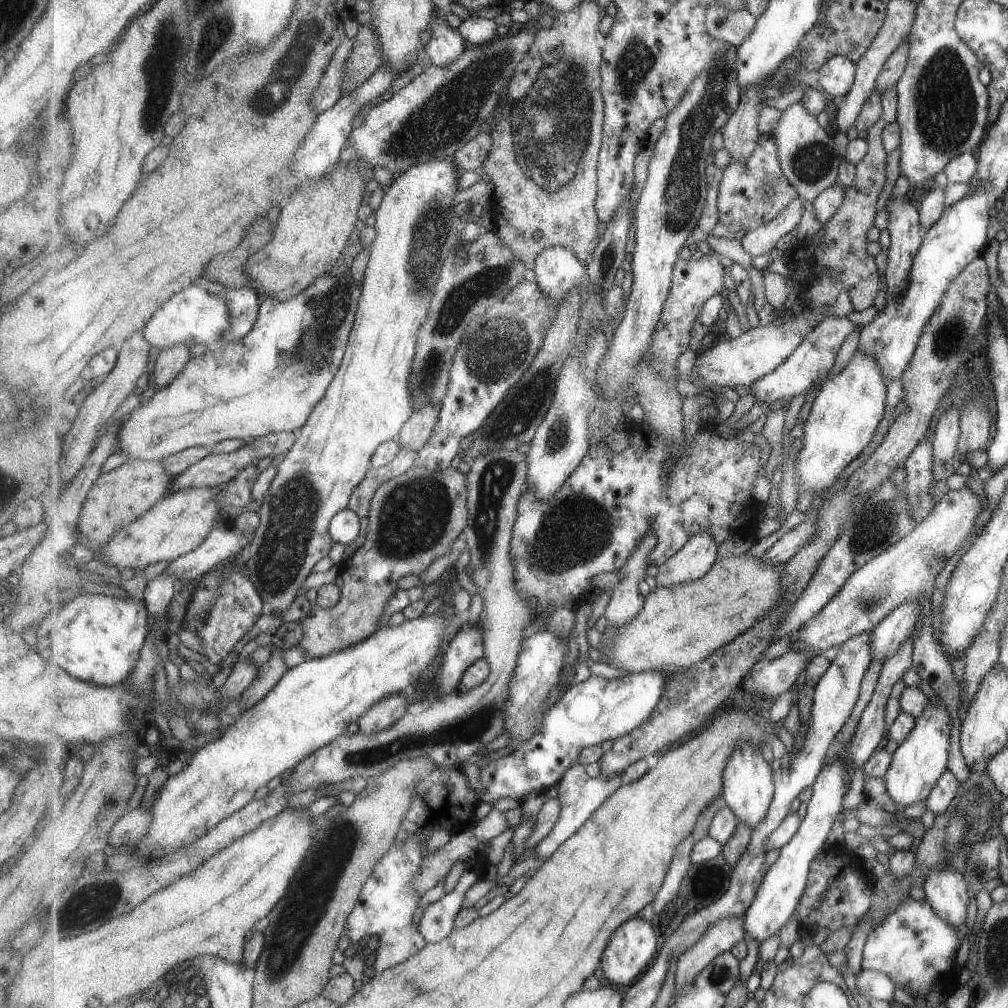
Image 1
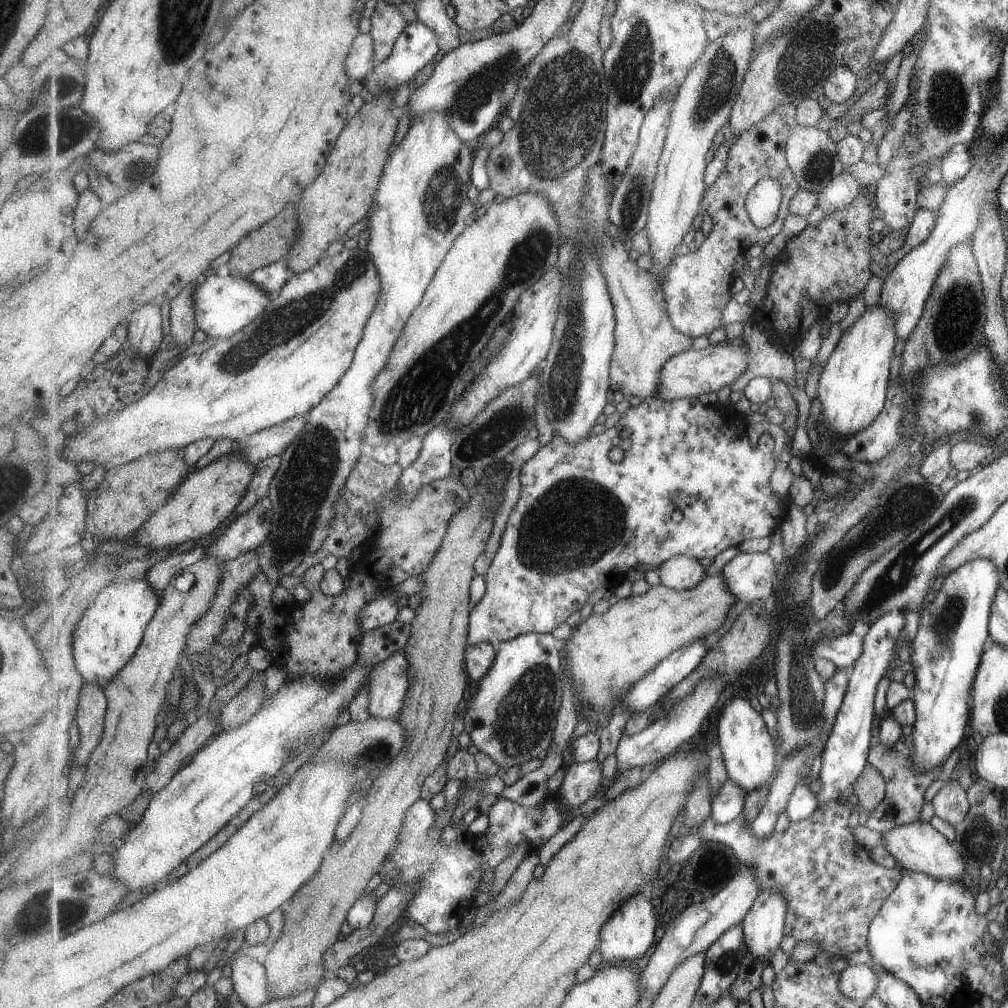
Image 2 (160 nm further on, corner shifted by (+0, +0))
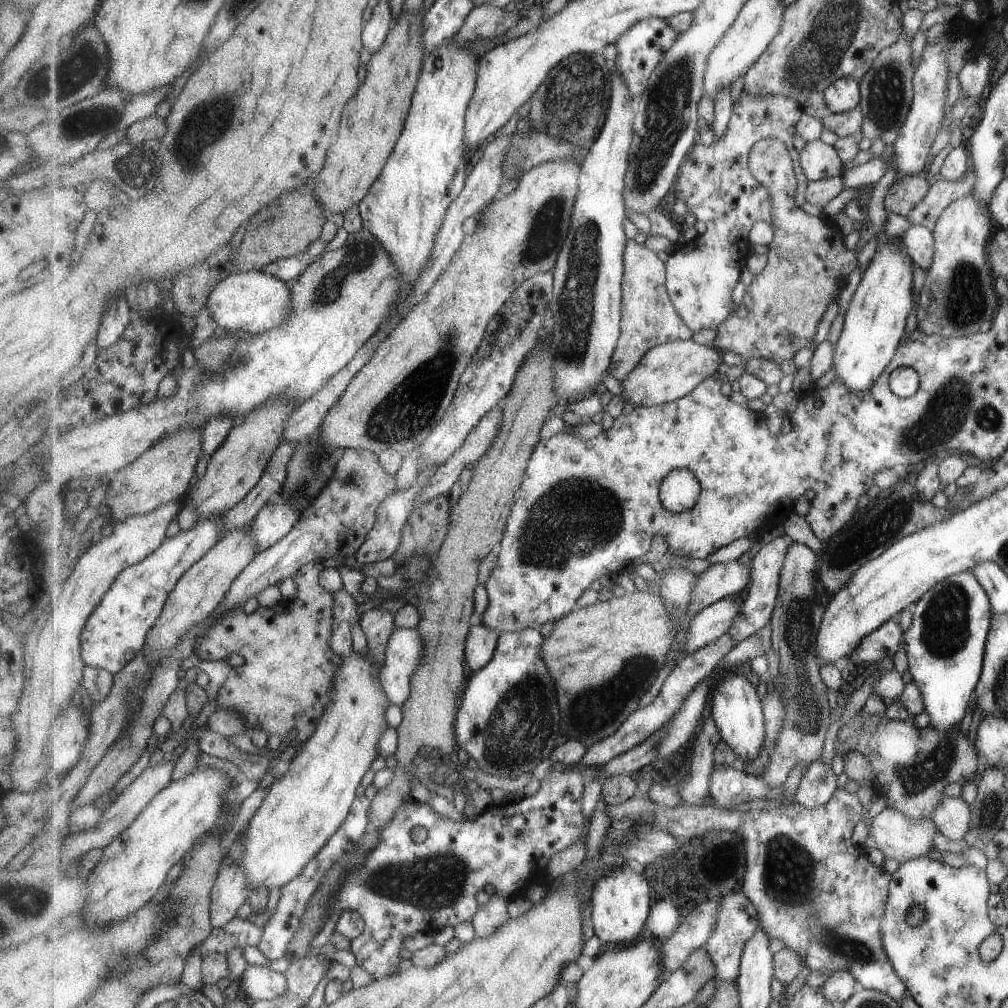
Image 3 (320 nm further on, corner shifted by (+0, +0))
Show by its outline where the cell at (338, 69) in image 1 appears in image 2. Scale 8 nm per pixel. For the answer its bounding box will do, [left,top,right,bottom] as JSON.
[348,33,376,83]

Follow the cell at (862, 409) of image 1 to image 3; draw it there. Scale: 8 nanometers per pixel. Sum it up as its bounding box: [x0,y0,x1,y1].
[835,236,911,392]

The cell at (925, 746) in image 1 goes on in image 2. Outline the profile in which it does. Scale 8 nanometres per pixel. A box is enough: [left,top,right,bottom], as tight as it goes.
[905,559,999,771]

